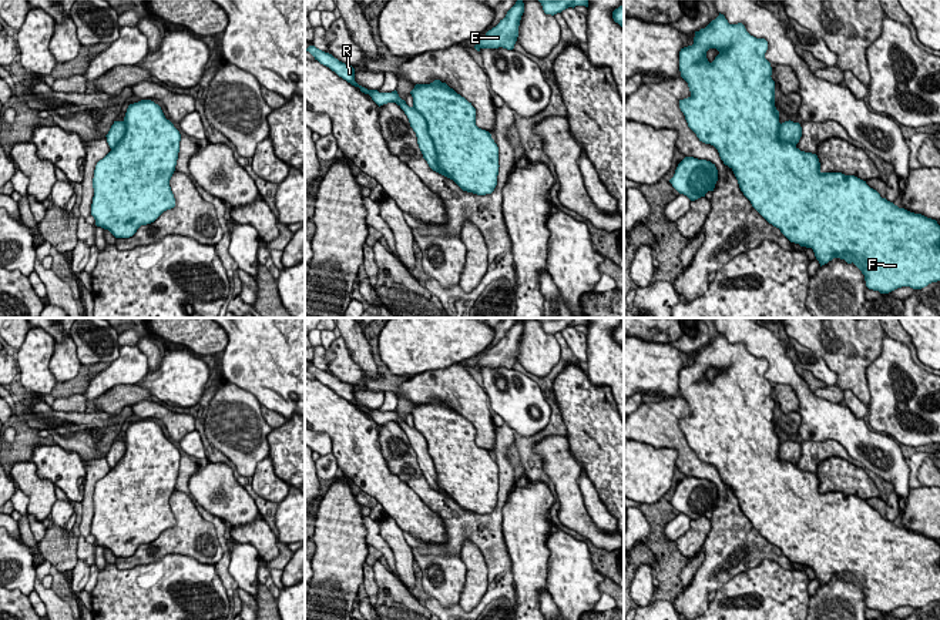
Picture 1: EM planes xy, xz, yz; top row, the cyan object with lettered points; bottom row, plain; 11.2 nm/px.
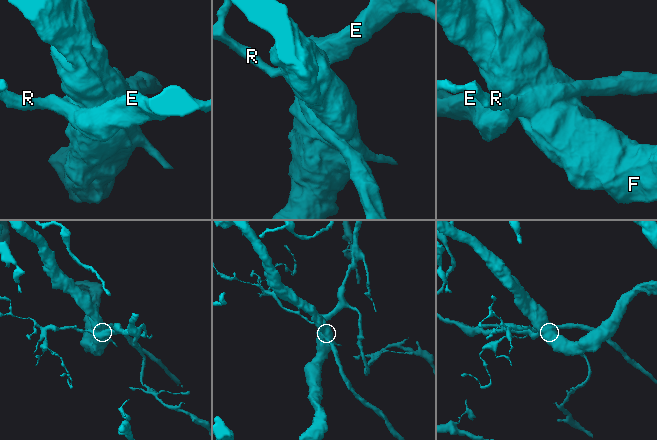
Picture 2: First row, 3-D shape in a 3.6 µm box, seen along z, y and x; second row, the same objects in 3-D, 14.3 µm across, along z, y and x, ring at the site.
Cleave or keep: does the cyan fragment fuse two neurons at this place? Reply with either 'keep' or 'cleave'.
cleave

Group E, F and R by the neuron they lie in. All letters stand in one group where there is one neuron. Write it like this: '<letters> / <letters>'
E R / F

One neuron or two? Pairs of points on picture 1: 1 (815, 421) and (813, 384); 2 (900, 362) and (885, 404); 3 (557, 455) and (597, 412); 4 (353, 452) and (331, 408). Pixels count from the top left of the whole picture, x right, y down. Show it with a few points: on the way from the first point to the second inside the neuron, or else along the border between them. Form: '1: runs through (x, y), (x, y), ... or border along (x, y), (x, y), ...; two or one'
1: border along (795, 367), (795, 371), (812, 392); two
2: runs through (889, 367), (888, 391); one
3: border along (564, 436), (571, 456), (583, 466); two
4: runs through (353, 441), (352, 432), (339, 419); one

